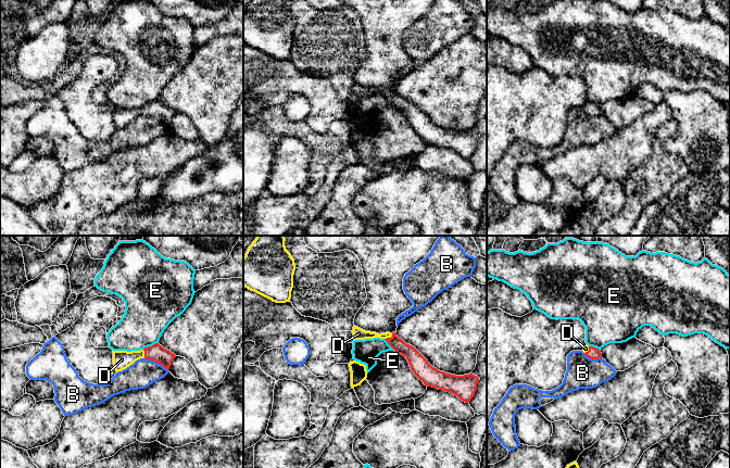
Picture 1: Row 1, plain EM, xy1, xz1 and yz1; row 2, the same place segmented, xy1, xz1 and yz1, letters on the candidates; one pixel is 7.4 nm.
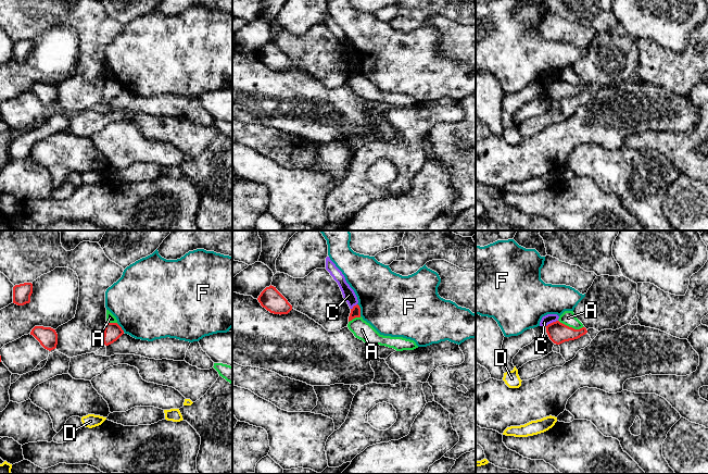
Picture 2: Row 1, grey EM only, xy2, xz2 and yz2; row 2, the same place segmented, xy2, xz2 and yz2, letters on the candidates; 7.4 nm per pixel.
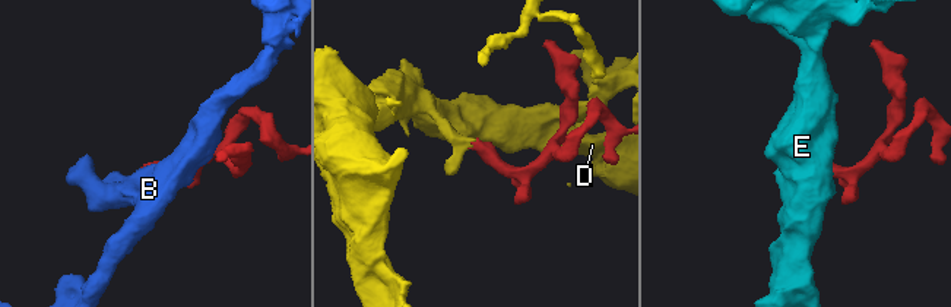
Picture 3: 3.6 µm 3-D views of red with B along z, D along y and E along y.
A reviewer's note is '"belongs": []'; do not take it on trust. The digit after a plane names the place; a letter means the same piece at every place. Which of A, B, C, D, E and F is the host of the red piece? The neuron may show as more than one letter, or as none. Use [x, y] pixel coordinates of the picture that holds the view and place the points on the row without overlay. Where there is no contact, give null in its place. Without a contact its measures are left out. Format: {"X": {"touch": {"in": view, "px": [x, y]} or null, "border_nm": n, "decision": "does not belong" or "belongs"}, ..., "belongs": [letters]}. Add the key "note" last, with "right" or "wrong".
{"A": {"touch": {"in": "yz2", "px": [571, 84]}, "border_nm": 200, "decision": "does not belong"}, "B": {"touch": {"in": "xy1", "px": [156, 118]}, "border_nm": 200, "decision": "does not belong"}, "C": {"touch": {"in": "yz2", "px": [551, 79]}, "border_nm": 110, "decision": "does not belong"}, "D": {"touch": {"in": "xz1", "px": [389, 95]}, "border_nm": 80, "decision": "belongs"}, "E": {"touch": {"in": "xy1", "px": [149, 103]}, "border_nm": 120, "decision": "does not belong"}, "F": {"touch": {"in": "xz2", "px": [359, 66]}, "border_nm": 100, "decision": "does not belong"}, "belongs": ["D"], "note": "wrong"}

